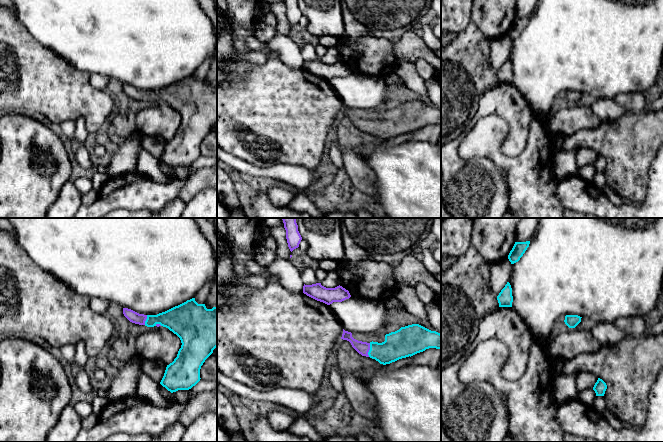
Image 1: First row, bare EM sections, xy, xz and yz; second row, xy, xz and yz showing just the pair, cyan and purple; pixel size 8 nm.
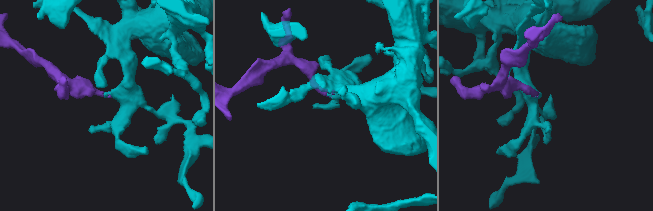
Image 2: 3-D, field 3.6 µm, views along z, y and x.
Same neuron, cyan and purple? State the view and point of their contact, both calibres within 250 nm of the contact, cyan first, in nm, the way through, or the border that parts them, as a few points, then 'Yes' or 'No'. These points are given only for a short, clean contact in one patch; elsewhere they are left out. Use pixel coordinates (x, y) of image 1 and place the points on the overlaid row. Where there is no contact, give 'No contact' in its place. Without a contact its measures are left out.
Touches cyan at xz (369, 350). Thickness 220 nm (cyan) against 100 nm. Path across: xz (399, 344), (391, 350), (369, 350), (362, 348). Yes

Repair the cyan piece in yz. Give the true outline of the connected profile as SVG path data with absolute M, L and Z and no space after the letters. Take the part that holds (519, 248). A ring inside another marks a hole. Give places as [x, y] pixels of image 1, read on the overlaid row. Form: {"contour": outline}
{"contour": "M530 241L526 242L515 242L512 250L508 255L508 259L511 264L514 264L520 260L527 248L529 247Z"}

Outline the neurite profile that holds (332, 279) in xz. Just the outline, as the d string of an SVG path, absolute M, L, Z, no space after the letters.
M336 271L327 272L325 279L320 283L326 288L335 288L340 285L340 277Z

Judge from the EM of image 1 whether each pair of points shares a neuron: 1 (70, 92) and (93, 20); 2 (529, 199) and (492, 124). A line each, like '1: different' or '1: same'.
1: different
2: same

